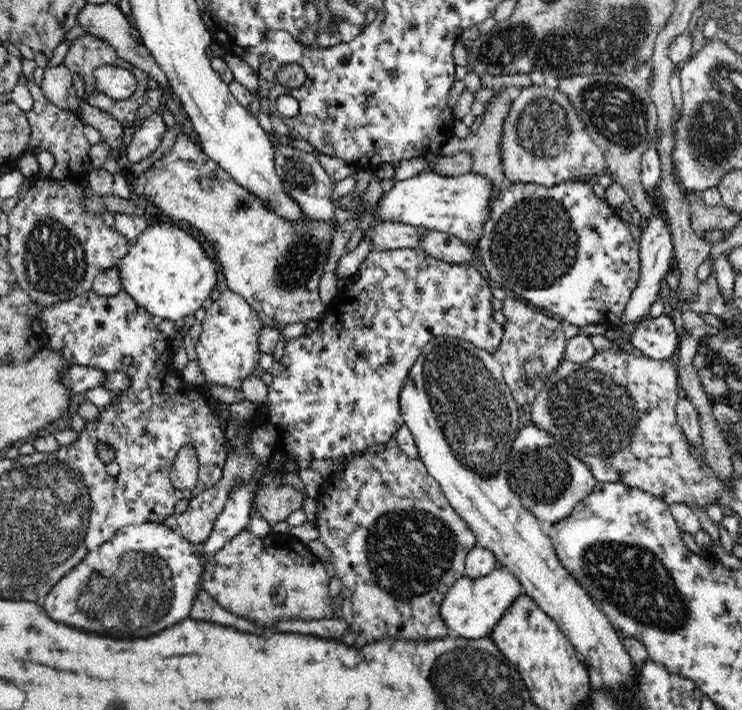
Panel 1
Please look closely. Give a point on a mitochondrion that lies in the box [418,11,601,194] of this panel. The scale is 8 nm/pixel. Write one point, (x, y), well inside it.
(540, 129)

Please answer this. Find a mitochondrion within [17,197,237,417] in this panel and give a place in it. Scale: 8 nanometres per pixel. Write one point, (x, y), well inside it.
(54, 259)

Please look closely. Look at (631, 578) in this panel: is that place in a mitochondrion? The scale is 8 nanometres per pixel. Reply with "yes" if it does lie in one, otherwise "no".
yes

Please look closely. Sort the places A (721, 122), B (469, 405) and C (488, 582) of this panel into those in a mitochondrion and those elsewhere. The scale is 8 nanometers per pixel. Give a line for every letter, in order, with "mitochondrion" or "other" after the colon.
A: mitochondrion
B: mitochondrion
C: other

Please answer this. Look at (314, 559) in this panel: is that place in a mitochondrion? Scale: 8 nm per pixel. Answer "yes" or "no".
no

